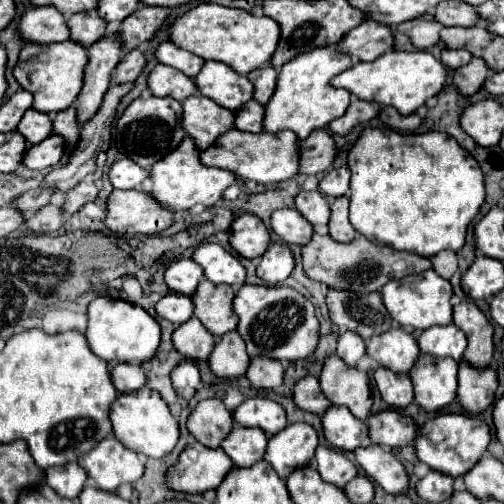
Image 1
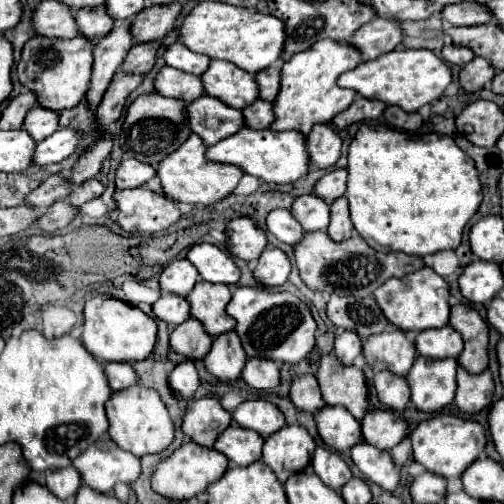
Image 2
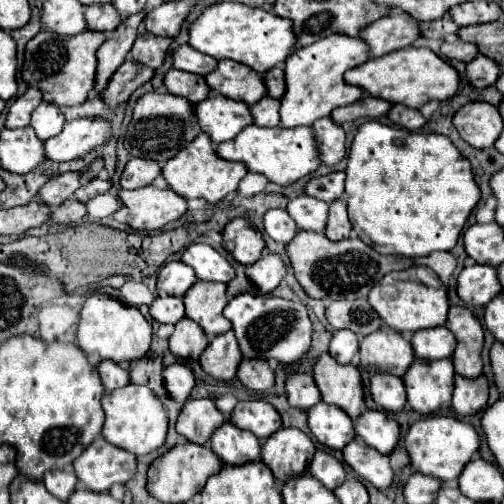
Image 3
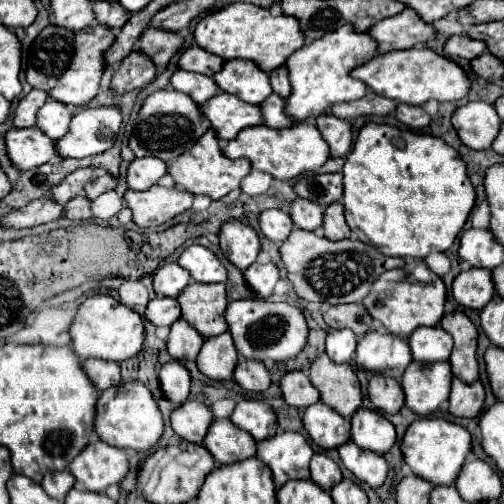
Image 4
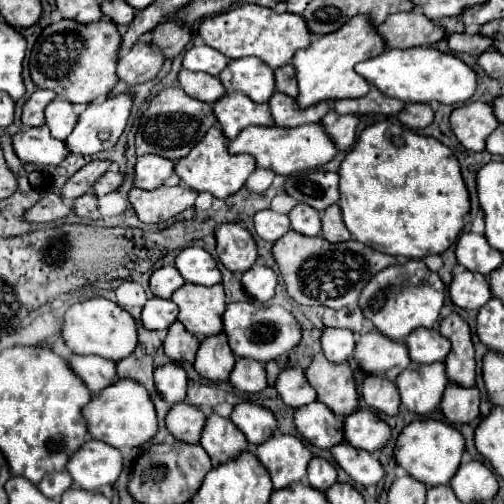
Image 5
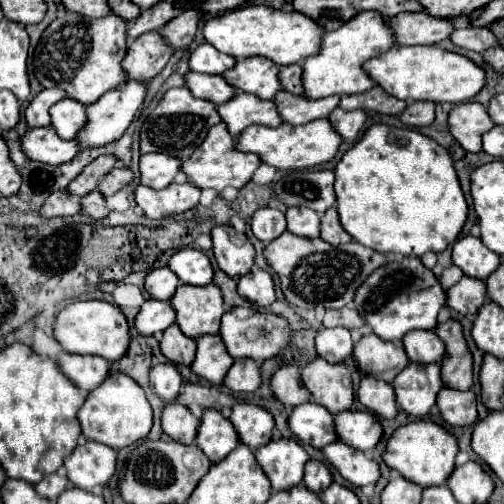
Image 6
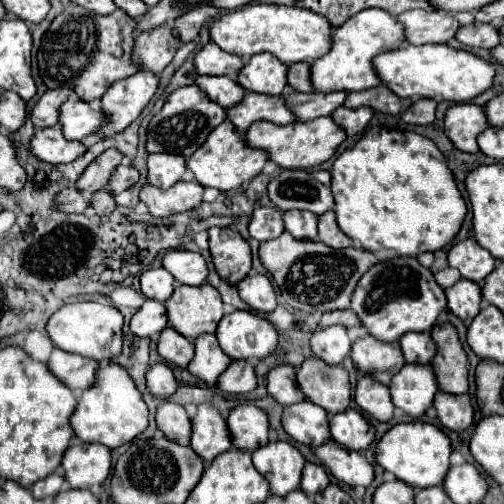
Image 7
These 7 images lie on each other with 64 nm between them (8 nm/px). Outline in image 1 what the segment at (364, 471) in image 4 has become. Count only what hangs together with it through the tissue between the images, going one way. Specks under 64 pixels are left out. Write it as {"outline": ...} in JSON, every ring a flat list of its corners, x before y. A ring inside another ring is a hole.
{"outline":[[372,444,368,448,358,448,354,454,366,474,374,482,378,482,388,494,404,494,408,490,410,476,390,448]]}

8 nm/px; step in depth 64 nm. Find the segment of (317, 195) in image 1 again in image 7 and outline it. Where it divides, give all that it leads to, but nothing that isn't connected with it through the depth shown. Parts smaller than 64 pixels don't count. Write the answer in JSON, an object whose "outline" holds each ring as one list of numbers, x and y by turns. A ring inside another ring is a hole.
{"outline":[[304,210,284,212,286,230,300,240,318,240,318,216]]}

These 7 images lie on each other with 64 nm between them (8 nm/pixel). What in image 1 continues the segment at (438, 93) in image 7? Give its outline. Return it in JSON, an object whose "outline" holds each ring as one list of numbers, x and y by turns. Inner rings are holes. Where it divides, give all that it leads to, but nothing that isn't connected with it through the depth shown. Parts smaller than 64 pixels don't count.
{"outline":[[412,50,412,52,386,52,372,62,356,62,352,68,334,76,330,82,334,88,346,88,350,94,360,100,378,102,380,106,394,106,400,114,414,114,428,98,436,96,446,84,446,68,430,52]]}

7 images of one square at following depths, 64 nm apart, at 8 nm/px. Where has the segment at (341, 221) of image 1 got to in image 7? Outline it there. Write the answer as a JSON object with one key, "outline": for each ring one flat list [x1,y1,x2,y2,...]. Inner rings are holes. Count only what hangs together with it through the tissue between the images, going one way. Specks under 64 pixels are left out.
{"outline":[[332,210,320,216,320,222,318,222,318,240,320,240,322,244,332,246,332,248,352,246,352,240,338,228,338,224,336,224,336,214,334,214]]}

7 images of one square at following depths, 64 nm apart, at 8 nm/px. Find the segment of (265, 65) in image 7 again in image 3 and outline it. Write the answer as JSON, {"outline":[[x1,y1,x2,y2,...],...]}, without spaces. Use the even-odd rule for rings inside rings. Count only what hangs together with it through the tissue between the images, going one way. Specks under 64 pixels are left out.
{"outline":[[218,60,218,66,206,76,206,82,212,92,238,102,244,100,248,106,264,96,262,78,252,68,244,68,244,64,236,64,234,60]]}

